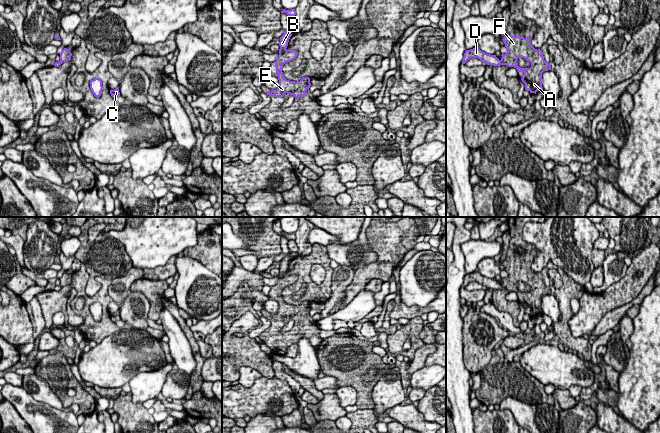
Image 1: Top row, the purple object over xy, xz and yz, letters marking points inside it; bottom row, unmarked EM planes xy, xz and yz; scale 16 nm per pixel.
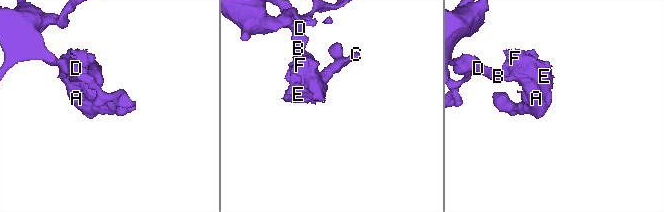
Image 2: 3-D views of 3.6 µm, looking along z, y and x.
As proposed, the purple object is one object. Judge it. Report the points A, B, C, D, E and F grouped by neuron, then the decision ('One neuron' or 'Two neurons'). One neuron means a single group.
Groups: A C E F / B D. Two neurons

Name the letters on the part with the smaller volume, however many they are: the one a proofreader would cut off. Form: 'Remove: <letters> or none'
Remove: A, C, E, F

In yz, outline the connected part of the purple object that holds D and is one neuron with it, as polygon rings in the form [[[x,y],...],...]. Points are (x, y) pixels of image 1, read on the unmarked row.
[[[475,271],[470,274],[466,274],[464,277],[463,285],[462,287],[465,288],[470,282],[478,282],[482,286],[485,286],[487,289],[493,289],[493,290],[500,290],[500,289],[506,289],[501,284],[499,284],[496,279],[490,279],[487,278],[479,273],[479,271]]]

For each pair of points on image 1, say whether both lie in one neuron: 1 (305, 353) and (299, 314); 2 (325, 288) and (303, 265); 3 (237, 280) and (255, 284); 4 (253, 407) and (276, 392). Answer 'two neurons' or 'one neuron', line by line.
1: two neurons
2: one neuron
3: one neuron
4: one neuron

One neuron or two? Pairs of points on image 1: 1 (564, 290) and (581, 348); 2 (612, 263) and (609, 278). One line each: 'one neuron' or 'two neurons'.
1: one neuron
2: one neuron

